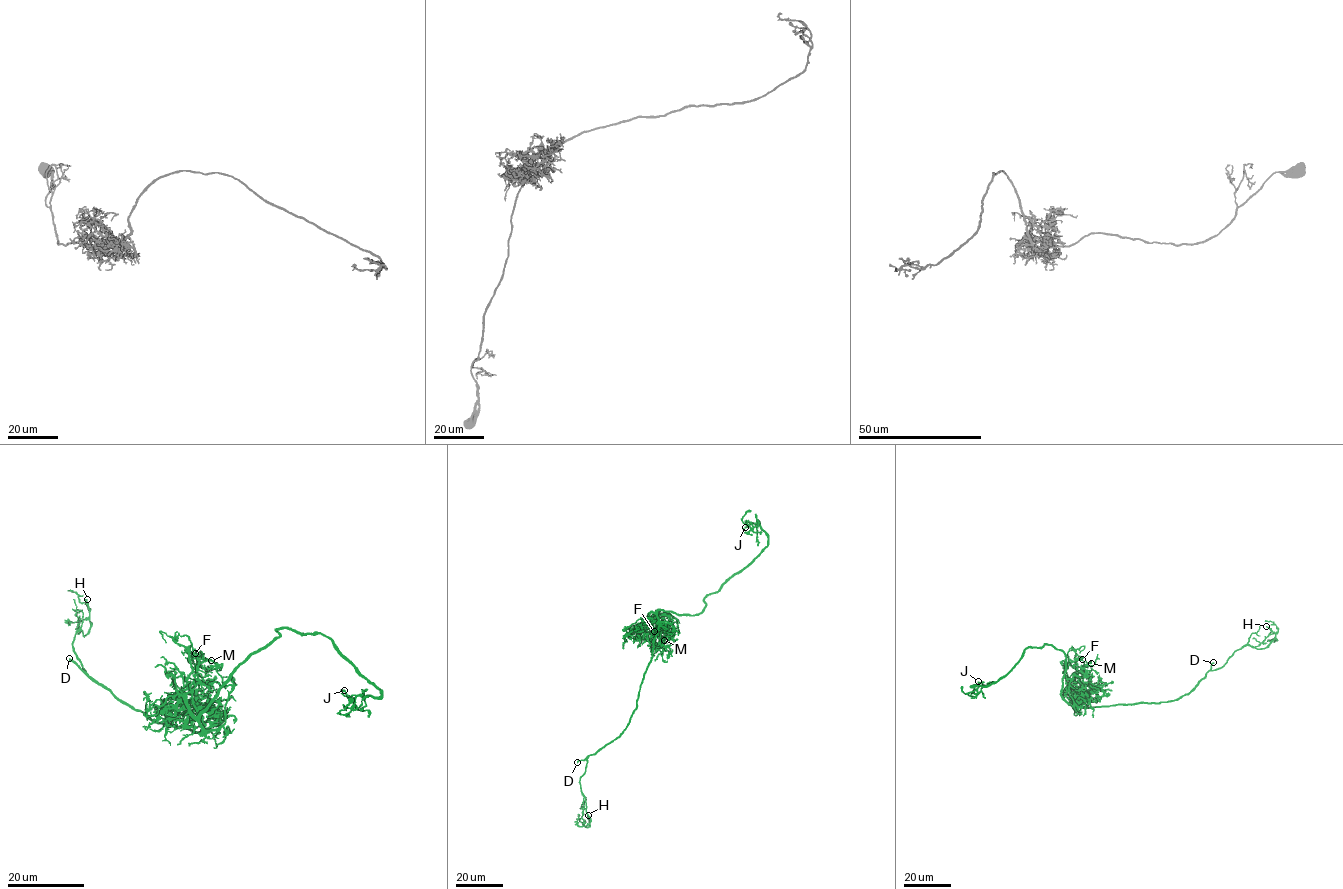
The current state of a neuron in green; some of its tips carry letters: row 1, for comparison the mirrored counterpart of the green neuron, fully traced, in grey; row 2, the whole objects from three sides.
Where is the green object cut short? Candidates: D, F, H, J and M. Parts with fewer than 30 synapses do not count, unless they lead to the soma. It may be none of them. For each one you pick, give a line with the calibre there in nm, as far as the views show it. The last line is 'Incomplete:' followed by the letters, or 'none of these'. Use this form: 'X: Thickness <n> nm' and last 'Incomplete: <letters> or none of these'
D: Thickness 240 nm
Incomplete: D

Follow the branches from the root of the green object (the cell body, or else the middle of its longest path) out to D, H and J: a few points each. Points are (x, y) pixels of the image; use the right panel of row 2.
D: (1084, 707), (1177, 700), (1205, 676), (1213, 662)
H: (1084, 707), (1177, 700), (1207, 672), (1220, 668), (1237, 650), (1245, 645), (1265, 648), (1275, 636), (1266, 626)
J: (1084, 707), (1072, 706), (1061, 695), (1066, 654), (1046, 644), (1026, 648), (996, 682), (973, 685), (978, 681)

